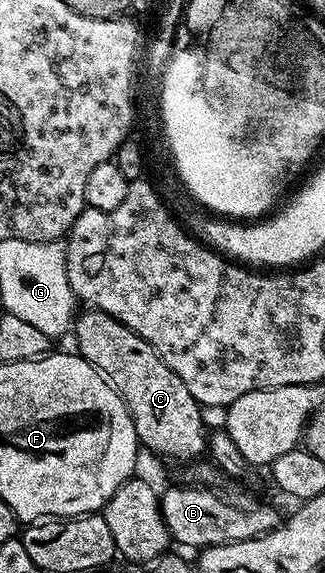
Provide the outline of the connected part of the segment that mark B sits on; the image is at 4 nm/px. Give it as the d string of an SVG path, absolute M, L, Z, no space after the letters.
M189 486L170 487L166 491L163 490L160 496L160 510L169 536L186 547L201 549L260 537L280 523L277 511L268 505L238 507L216 495L212 489Z

